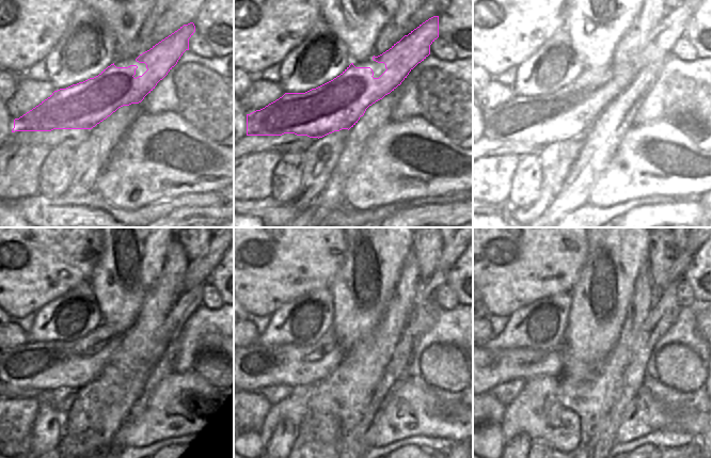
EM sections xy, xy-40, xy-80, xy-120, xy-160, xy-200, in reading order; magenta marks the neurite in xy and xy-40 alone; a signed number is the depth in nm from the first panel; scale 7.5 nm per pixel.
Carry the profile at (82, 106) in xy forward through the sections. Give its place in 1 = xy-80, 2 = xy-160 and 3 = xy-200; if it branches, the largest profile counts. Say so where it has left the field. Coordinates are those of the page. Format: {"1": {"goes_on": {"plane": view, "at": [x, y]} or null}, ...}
{"1": {"goes_on": {"plane": "xy-80", "at": [540, 120]}}, "2": {"goes_on": {"plane": "xy-160", "at": [257, 366]}}, "3": {"goes_on": {"plane": "xy-200", "at": [494, 366]}}}

